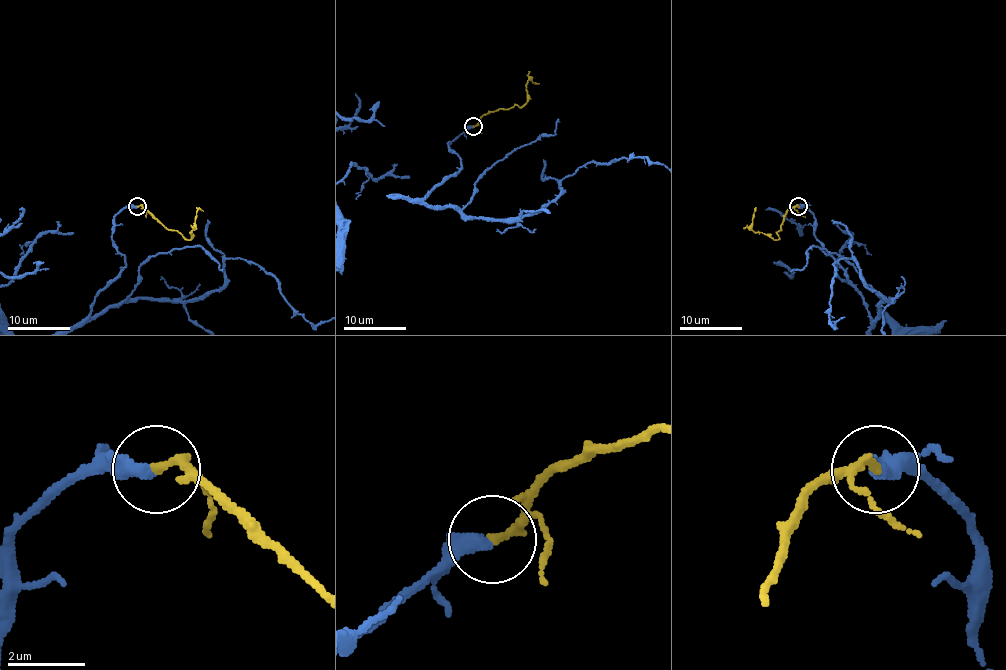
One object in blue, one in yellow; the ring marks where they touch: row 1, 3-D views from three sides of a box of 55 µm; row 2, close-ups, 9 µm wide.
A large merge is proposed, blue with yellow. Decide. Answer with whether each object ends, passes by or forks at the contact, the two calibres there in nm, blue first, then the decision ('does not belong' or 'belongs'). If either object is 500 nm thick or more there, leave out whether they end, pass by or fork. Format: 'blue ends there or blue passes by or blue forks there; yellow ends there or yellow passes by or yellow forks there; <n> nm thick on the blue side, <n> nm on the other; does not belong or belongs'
blue ends there; yellow ends there; 400 nm thick on the blue side, 240 nm on the other; belongs

